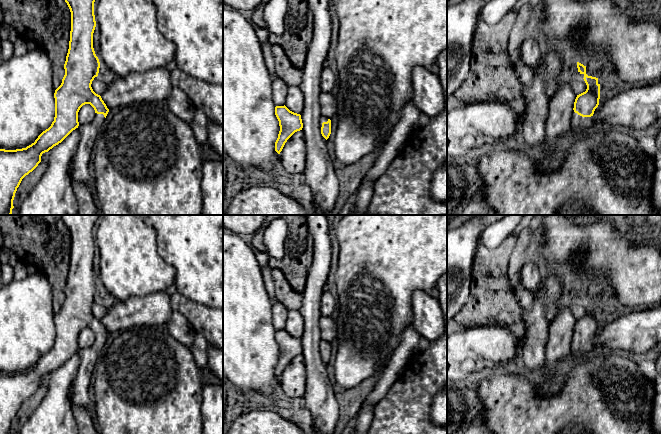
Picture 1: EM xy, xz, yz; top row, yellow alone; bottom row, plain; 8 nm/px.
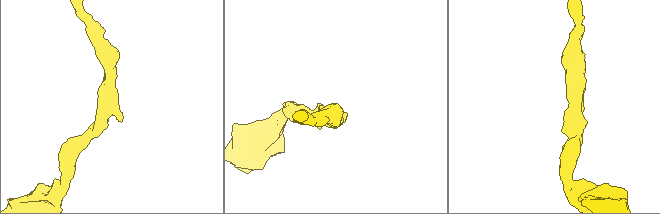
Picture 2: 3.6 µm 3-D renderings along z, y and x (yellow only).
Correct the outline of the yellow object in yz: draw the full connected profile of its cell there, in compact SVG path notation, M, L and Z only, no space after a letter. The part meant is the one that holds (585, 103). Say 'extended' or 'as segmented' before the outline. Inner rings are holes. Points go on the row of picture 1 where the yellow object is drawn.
extended | M577 62L578 72L584 75L587 85L585 92L577 95L574 102L574 112L571 118L570 128L577 134L595 125L593 114L599 105L600 84L598 78L586 74L586 66Z

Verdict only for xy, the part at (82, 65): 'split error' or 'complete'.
split error

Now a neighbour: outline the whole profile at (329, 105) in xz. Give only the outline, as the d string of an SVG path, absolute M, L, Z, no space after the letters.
M321 92L319 96L321 116L331 119L337 116L339 103L331 93Z

